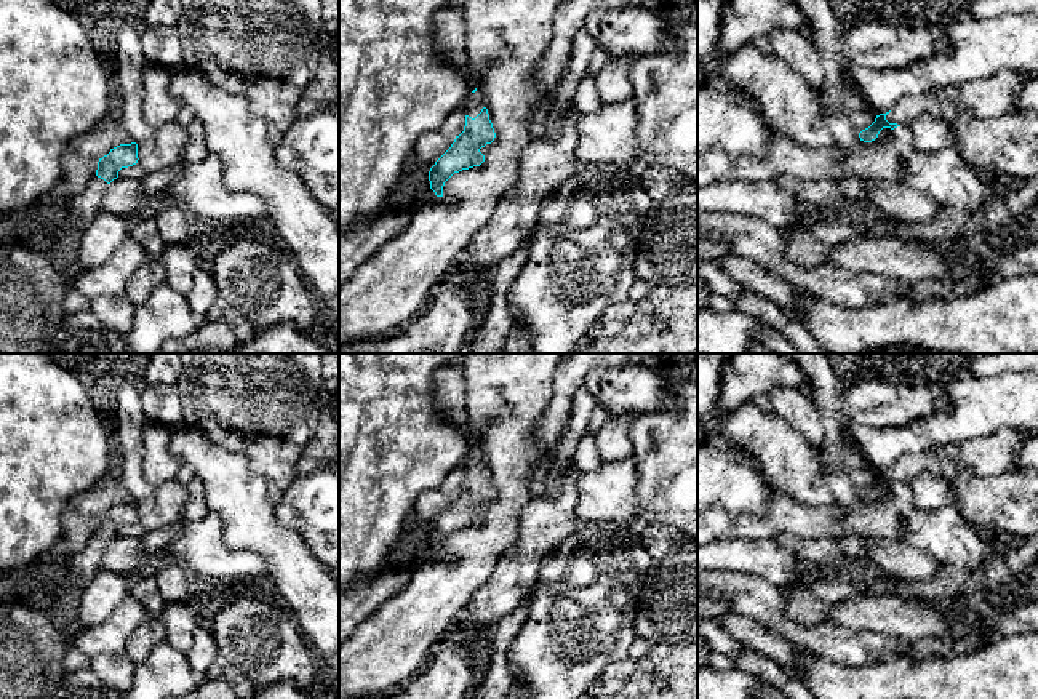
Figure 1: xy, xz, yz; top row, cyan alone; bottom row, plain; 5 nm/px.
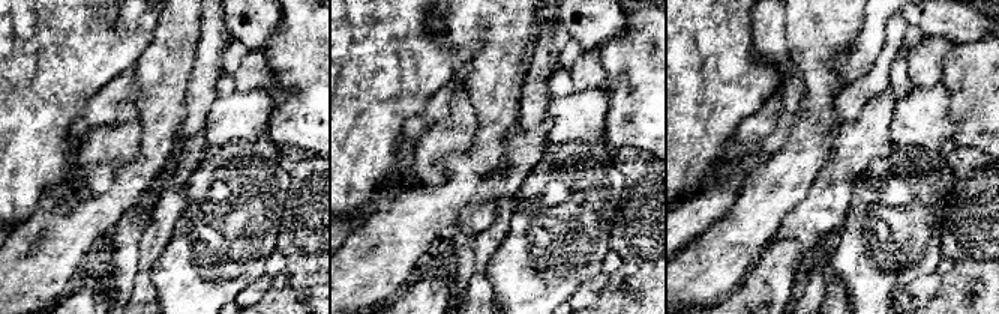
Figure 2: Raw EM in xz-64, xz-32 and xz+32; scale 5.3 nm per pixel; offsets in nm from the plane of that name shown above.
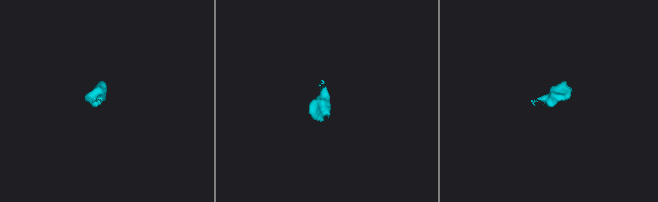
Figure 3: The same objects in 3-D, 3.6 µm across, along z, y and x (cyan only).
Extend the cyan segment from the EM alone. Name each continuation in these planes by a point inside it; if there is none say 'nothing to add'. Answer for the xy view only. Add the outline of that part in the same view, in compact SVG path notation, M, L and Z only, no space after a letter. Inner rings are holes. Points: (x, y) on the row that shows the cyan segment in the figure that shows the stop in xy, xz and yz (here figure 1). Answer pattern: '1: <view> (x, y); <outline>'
1: xy (82, 208); M94 174L80 195L69 198L69 219L80 229L85 227L101 210L106 189L107 182Z

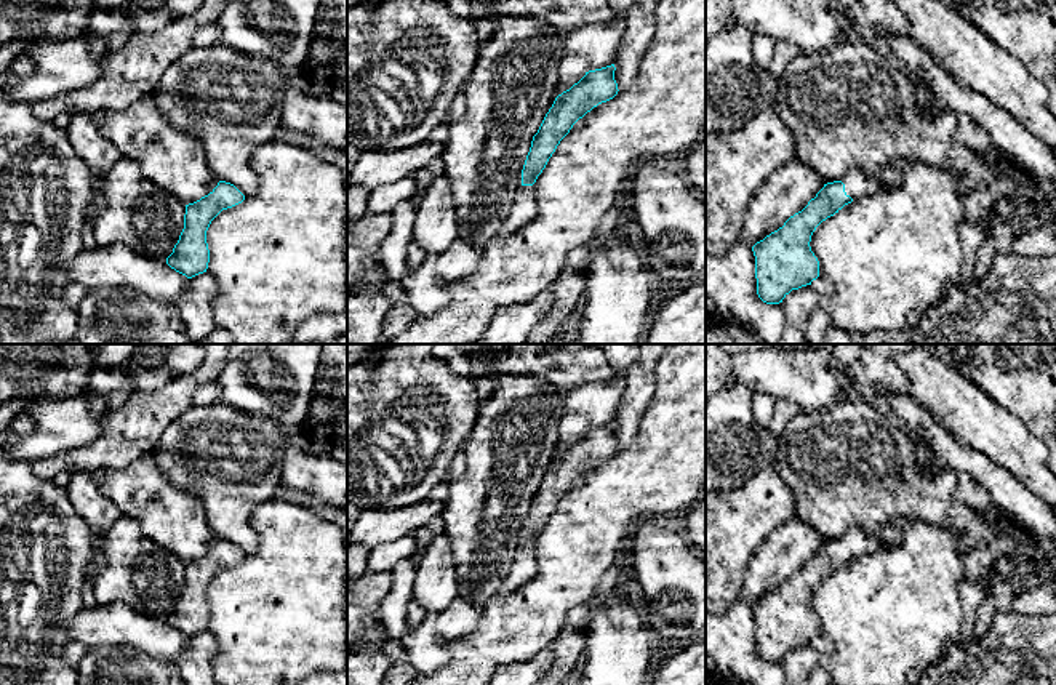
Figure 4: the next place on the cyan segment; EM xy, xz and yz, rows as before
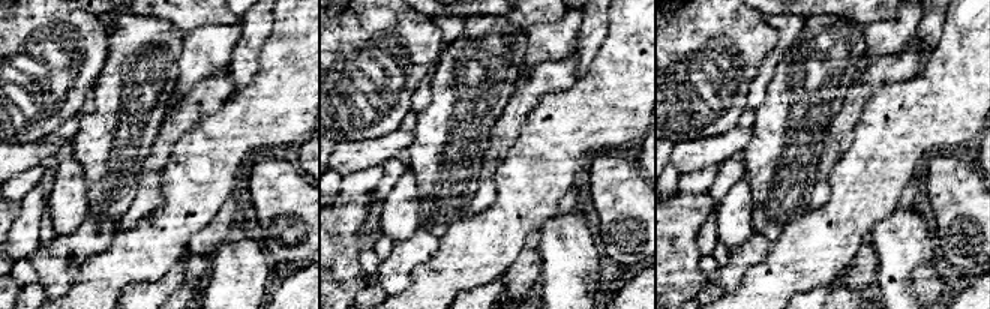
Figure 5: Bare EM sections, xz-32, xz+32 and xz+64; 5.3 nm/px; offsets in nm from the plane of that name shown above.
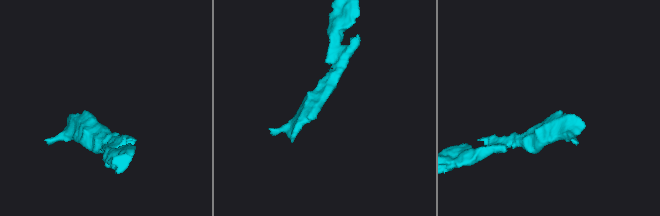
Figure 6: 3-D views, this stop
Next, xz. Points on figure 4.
1: xz (522, 212); M520 186L507 219L502 222L498 238L504 238L512 232L530 224L536 218L536 192L533 186Z

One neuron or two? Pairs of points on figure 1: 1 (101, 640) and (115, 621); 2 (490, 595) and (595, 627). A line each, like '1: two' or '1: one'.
1: one
2: two

